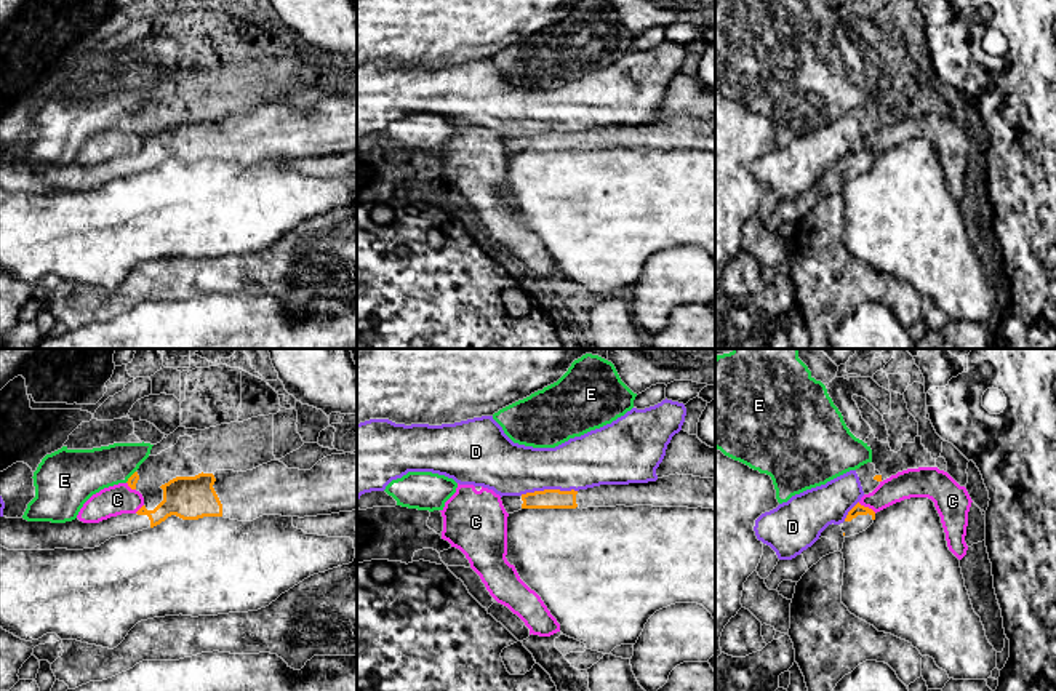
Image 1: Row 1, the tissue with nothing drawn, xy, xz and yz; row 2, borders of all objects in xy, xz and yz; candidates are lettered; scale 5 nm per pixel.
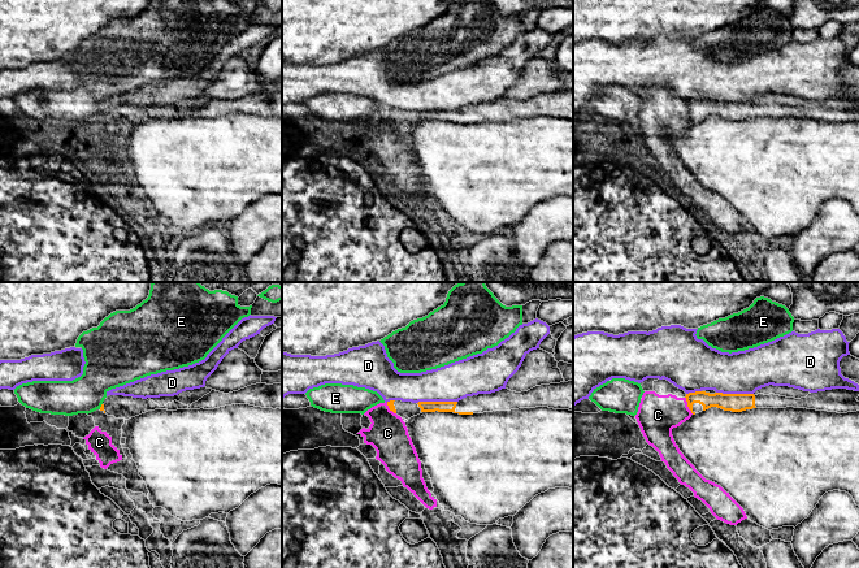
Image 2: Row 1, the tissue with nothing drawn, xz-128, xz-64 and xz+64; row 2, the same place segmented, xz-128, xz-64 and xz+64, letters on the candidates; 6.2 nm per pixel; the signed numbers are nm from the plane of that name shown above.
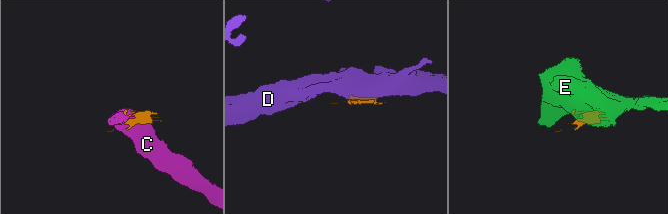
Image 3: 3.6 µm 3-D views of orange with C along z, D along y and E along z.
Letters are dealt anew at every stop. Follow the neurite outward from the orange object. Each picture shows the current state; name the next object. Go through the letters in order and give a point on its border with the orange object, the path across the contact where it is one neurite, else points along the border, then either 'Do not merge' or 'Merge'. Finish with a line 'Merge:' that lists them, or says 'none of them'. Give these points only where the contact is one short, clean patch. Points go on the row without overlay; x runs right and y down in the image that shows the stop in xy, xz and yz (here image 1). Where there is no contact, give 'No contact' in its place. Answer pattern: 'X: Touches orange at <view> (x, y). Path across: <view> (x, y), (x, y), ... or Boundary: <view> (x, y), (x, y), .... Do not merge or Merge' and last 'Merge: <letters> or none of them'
C: Touches orange at yz (868, 149). Boundary: yz (858, 144), (876, 154). Do not merge
D: Touches orange at xz (548, 131). Boundary: xz (576, 131), (535, 131), (520, 136). Do not merge
E: Touches orange at xy (130, 119). Boundary: xy (135, 112), (125, 123). Do not merge
Merge: none of them

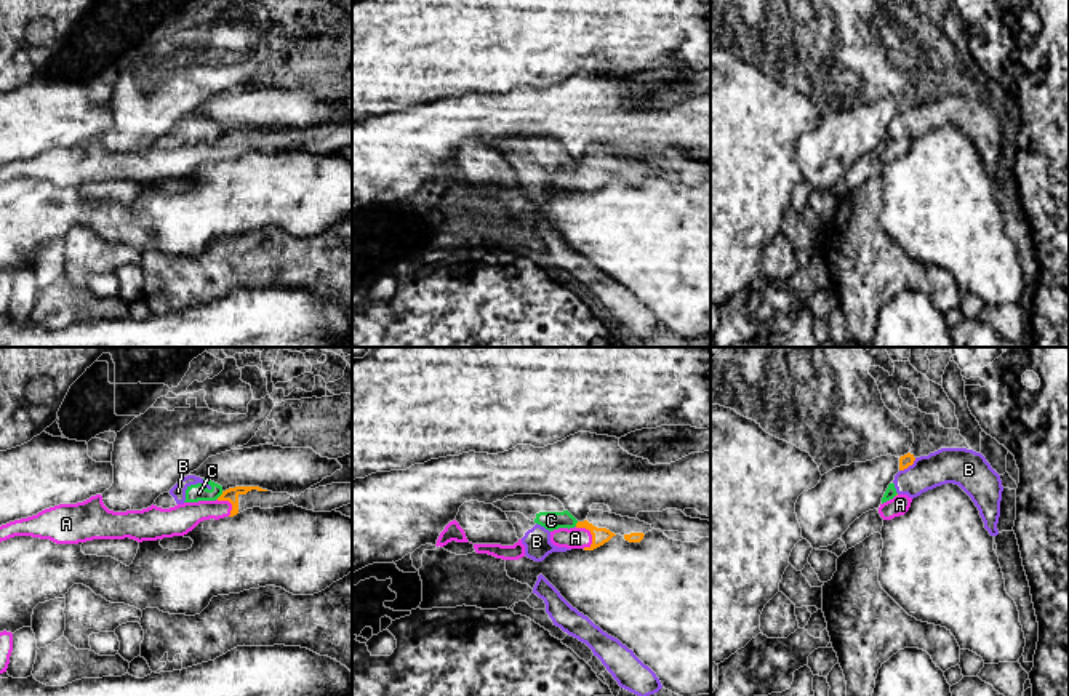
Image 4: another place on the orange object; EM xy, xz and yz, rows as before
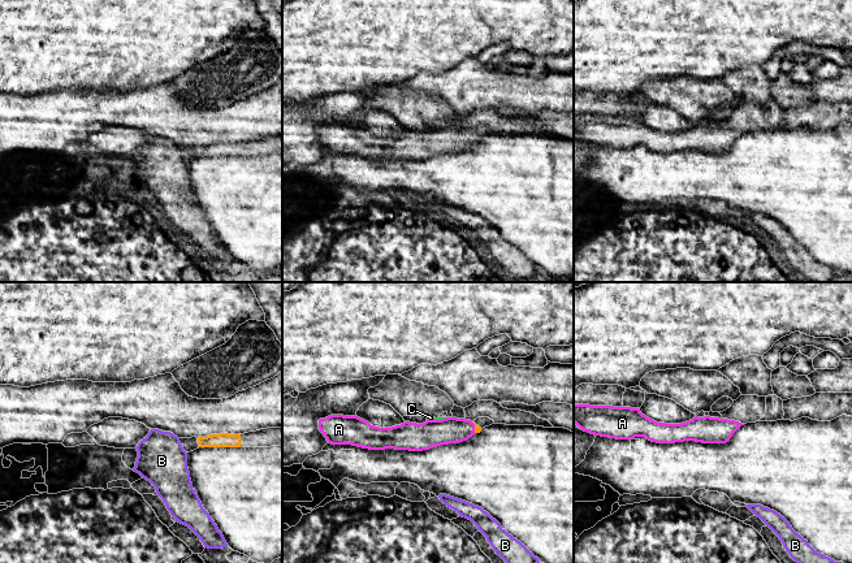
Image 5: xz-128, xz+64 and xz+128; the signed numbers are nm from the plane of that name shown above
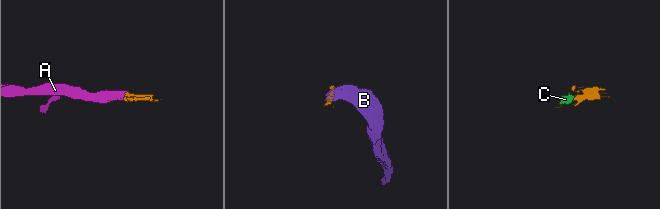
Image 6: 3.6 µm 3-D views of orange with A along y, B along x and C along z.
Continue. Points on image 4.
A: Touches orange at xz (591, 175). Path across: xz (599, 176), (591, 175), (575, 180). Merge
B: Touches orange at yz (908, 108). Boundary: yz (916, 100), (900, 112). Do not merge
C: Touches orange at xy (221, 136). Boundary: xy (223, 133), (216, 140). Do not merge
Merge: A

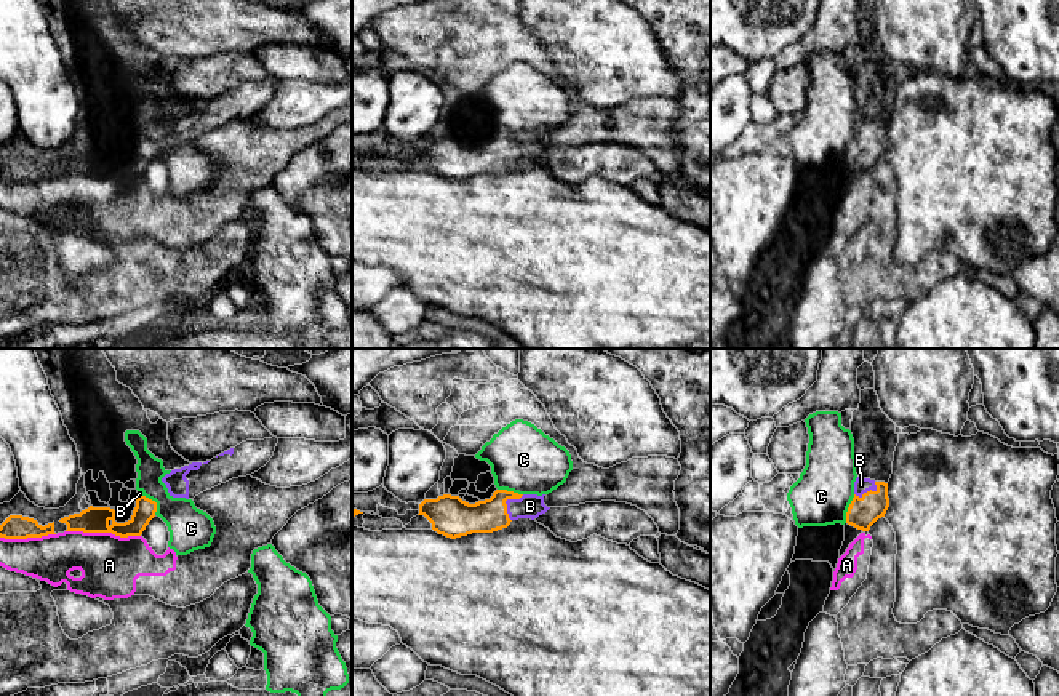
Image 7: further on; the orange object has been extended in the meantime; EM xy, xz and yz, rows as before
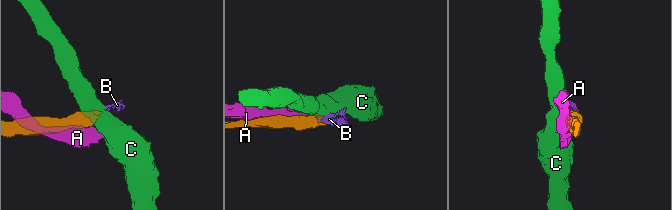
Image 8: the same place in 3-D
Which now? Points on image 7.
A: Touches orange at xy (103, 173). Do not merge
B: Touches orange at xz (504, 144). Path across: xz (458, 159), (485, 159), (504, 144), (530, 148). Merge
C: Touches orange at yz (848, 151). Boundary: yz (855, 136), (845, 164). Do not merge
Merge: B

